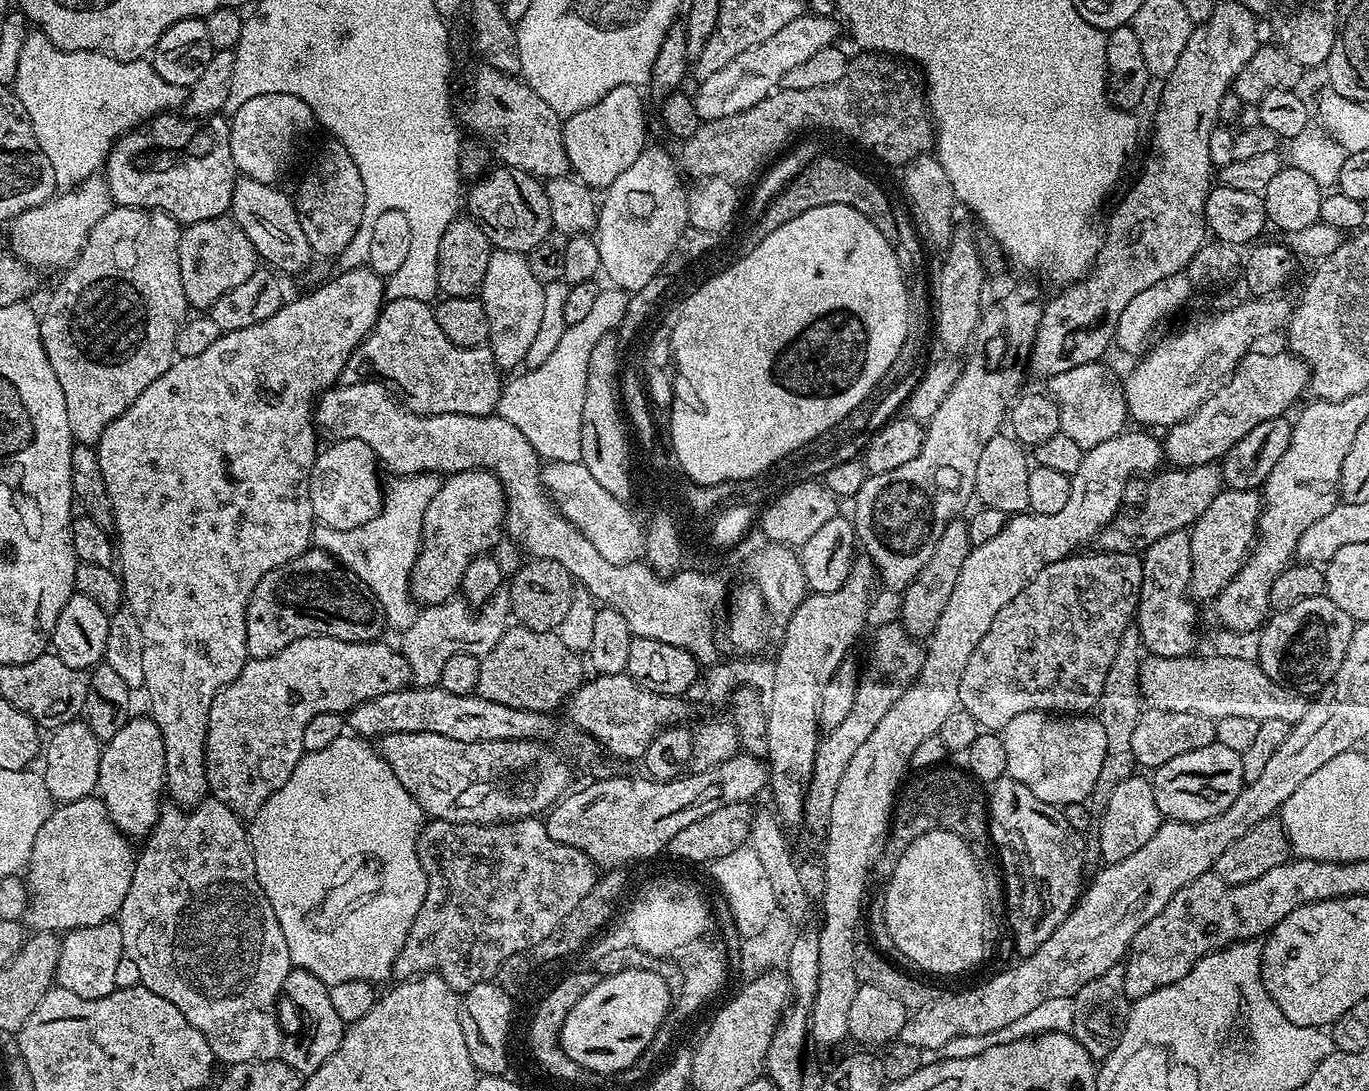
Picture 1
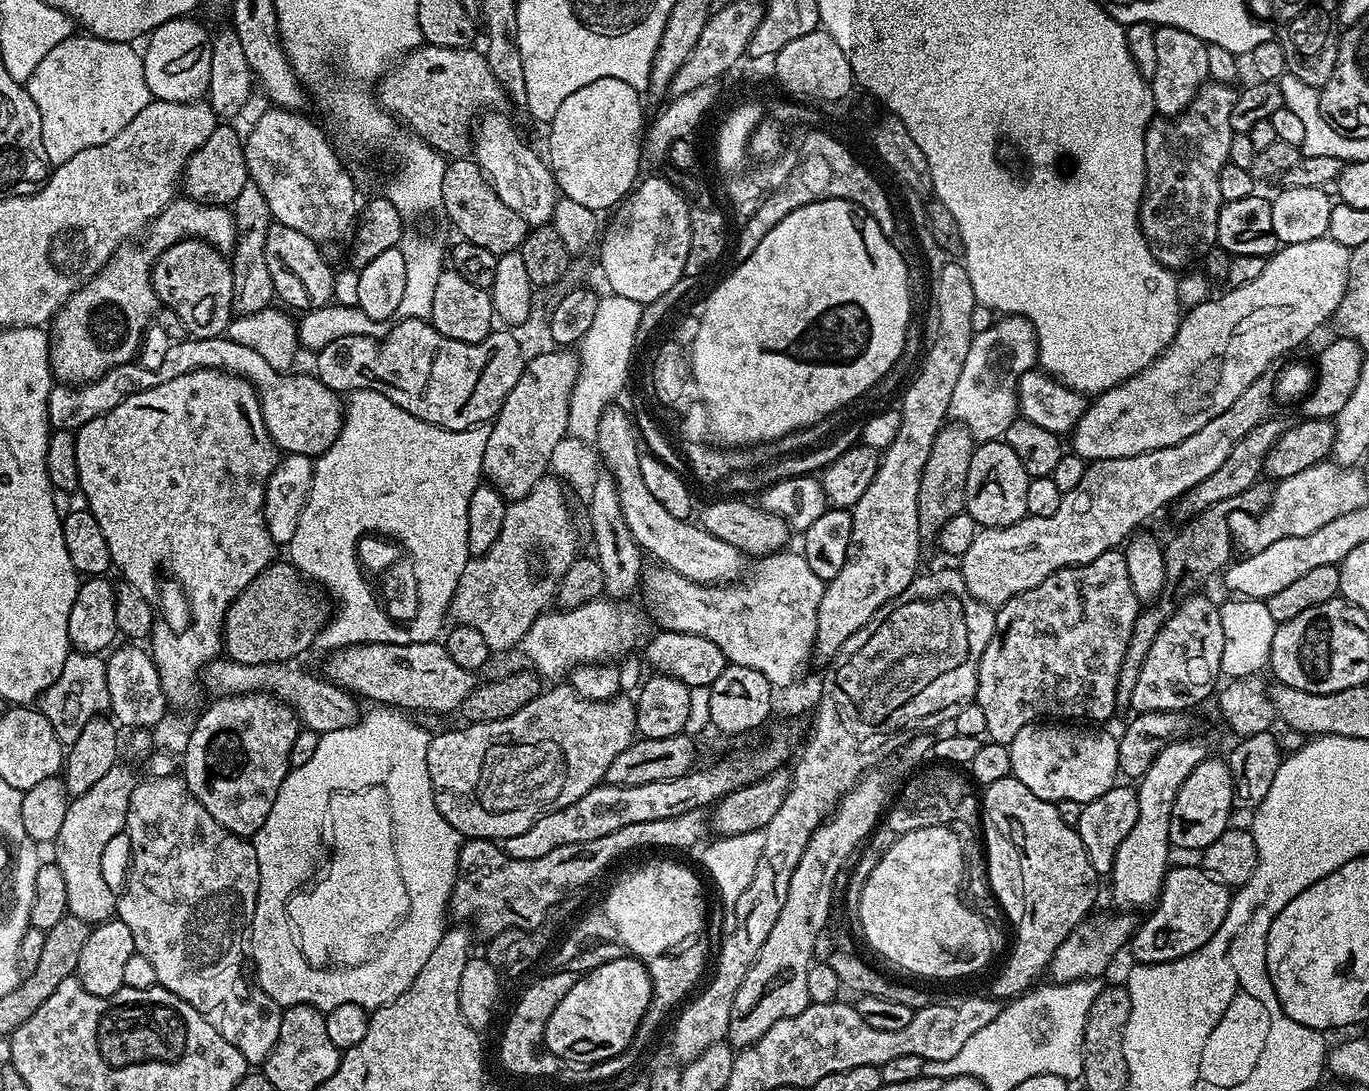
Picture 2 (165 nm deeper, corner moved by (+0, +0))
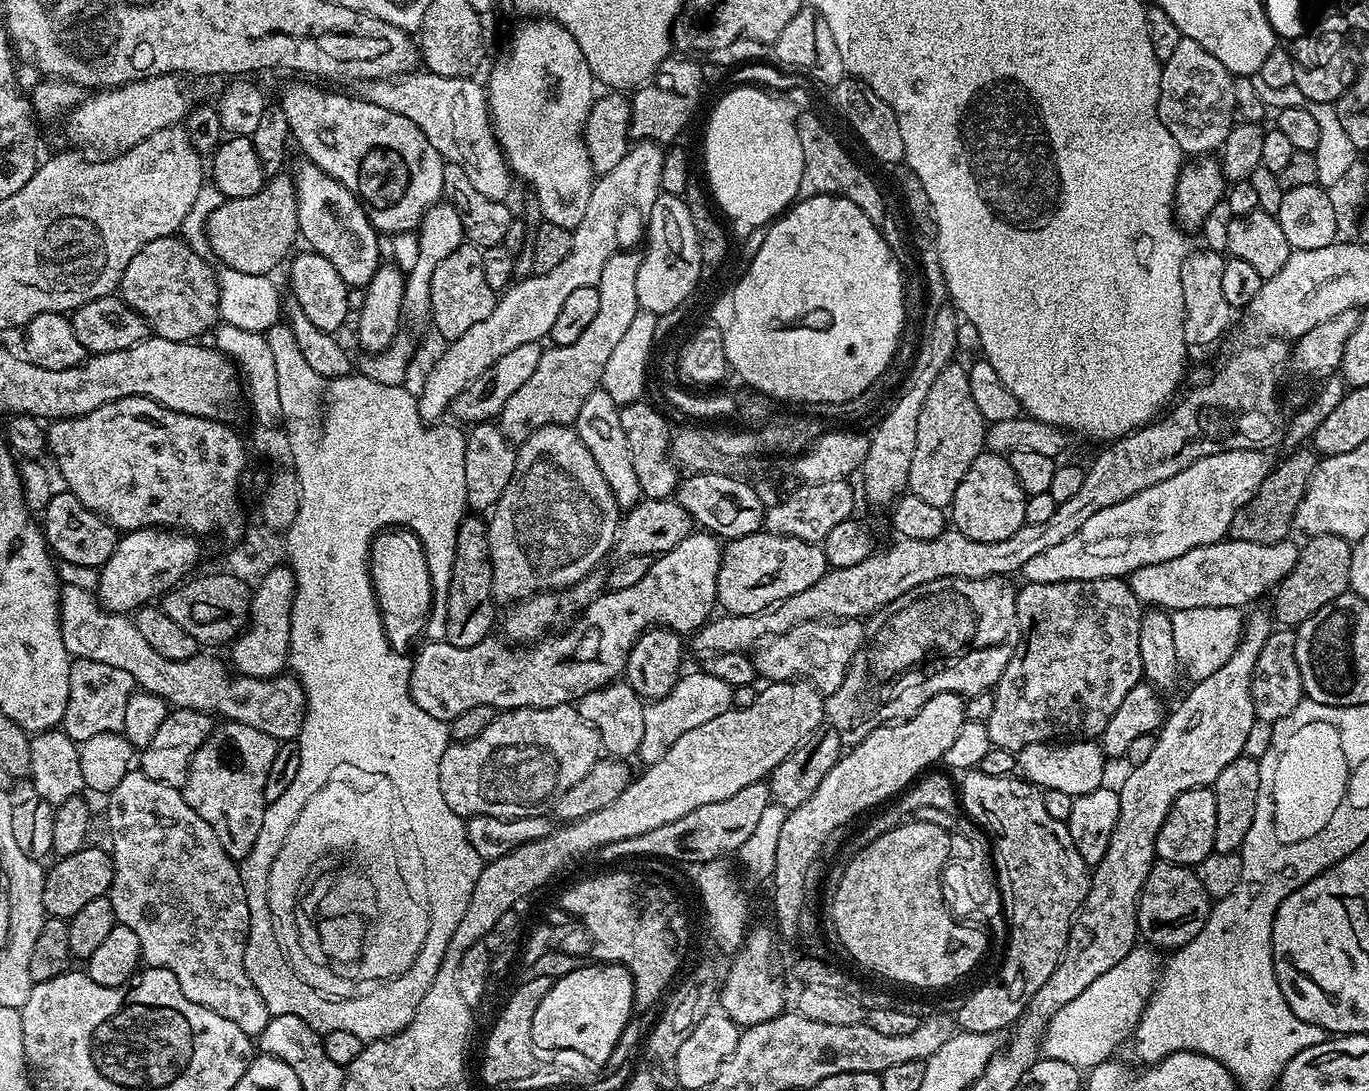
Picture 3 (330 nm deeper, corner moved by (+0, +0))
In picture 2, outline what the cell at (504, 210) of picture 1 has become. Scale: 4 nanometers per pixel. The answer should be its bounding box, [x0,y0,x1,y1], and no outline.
[442,158,530,257]

